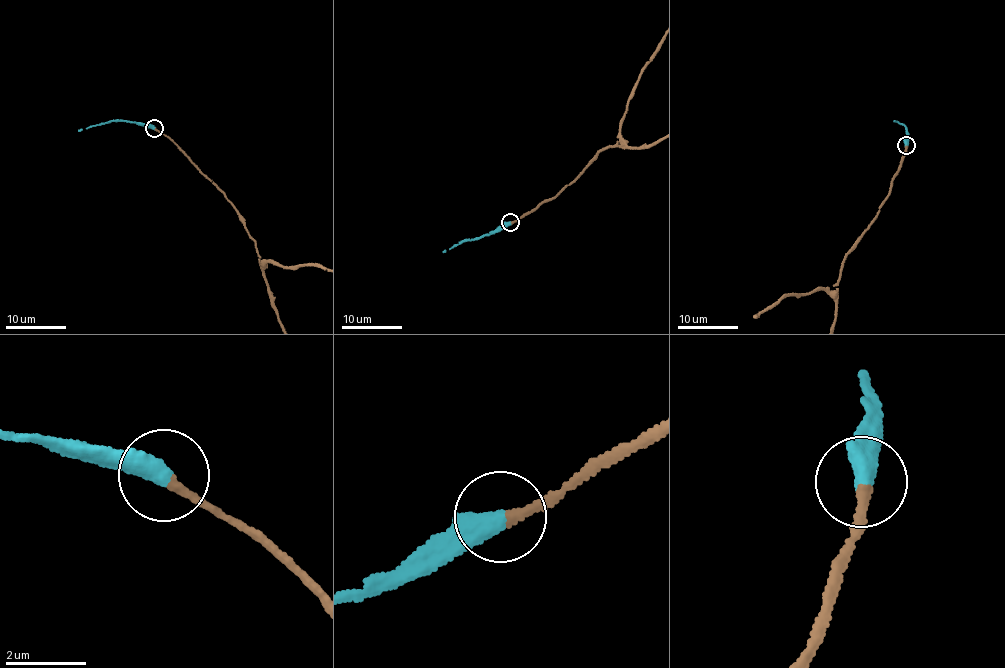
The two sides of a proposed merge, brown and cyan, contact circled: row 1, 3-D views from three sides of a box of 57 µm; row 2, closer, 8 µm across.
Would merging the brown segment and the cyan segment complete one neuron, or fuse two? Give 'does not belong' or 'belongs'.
belongs

